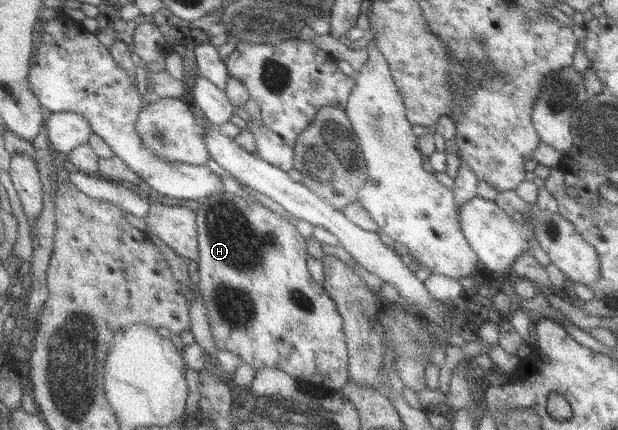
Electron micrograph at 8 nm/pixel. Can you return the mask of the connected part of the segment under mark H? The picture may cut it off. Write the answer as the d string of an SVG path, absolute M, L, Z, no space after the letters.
M225 193L217 195L227 195L227 197L209 196L203 201L199 201L199 207L195 211L197 215L195 219L196 229L196 245L197 245L197 273L199 274L199 281L196 287L203 305L206 309L207 323L209 331L213 340L213 346L218 351L227 351L237 356L241 363L251 367L257 371L261 368L277 369L283 373L290 375L297 381L297 391L312 395L315 398L321 396L323 393L340 393L340 387L343 387L348 382L346 344L344 343L344 333L342 330L342 319L336 310L336 305L329 299L323 288L320 288L314 283L306 269L306 240L296 231L294 225L289 223L287 219L282 218L269 209L258 205L251 205L251 202L246 197L237 197Z

